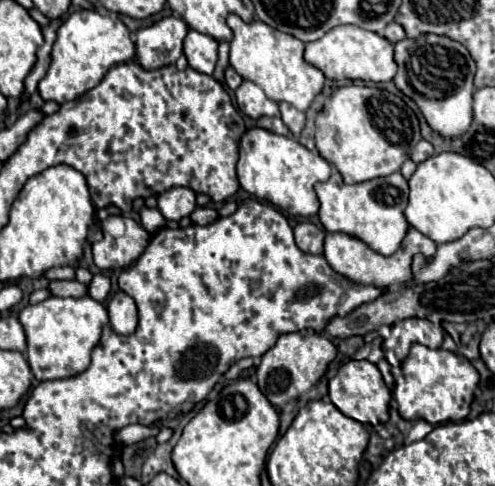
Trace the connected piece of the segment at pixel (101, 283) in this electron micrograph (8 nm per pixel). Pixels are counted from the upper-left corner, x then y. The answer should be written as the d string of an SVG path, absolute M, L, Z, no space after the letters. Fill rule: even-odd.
M103 274L93 276L93 280L91 280L91 284L89 284L89 296L91 296L93 300L103 302L103 300L109 298L109 292L111 292L111 280L109 280L107 276L103 276Z

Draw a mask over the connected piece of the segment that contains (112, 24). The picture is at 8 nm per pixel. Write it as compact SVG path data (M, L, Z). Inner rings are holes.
M75 10L69 14L57 30L57 40L51 50L51 64L37 90L39 96L55 100L59 104L69 102L93 86L97 86L111 66L127 64L135 56L135 44L127 26L113 14L101 14L97 10Z

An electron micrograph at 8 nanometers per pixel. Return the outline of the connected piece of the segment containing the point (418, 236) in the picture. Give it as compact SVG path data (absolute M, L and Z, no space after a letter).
M409 228L401 248L393 254L393 256L381 256L375 250L371 250L367 244L363 244L361 240L343 234L343 232L327 232L325 242L323 242L323 256L327 258L329 266L337 272L343 274L345 278L357 282L357 284L365 284L365 286L377 286L377 288L389 288L393 284L407 284L413 280L413 272L411 272L411 262L415 254L423 254L427 260L431 260L435 256L437 244L433 240L429 240L427 236L423 236L419 230Z

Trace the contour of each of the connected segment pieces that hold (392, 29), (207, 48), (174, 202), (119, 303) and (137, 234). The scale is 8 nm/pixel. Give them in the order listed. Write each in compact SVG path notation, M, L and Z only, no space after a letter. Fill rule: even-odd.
M391 22L391 24L387 24L387 28L383 30L383 36L385 36L391 44L395 44L395 42L399 42L399 40L405 38L405 30L403 30L397 22Z
M189 30L187 38L183 40L183 54L189 60L189 66L193 70L199 70L203 74L213 74L217 64L217 42L201 34L197 30Z
M171 188L159 194L159 212L165 220L181 220L197 208L195 192L191 188Z
M117 292L109 300L107 312L109 312L109 322L117 334L129 336L135 332L135 328L137 328L137 306L135 306L135 300L131 296L127 296L125 292Z
M131 218L123 220L125 220L123 236L113 238L105 232L103 240L93 244L93 260L99 270L129 266L131 262L135 262L135 258L139 258L139 254L145 250L149 242L149 232L141 224L137 224Z

